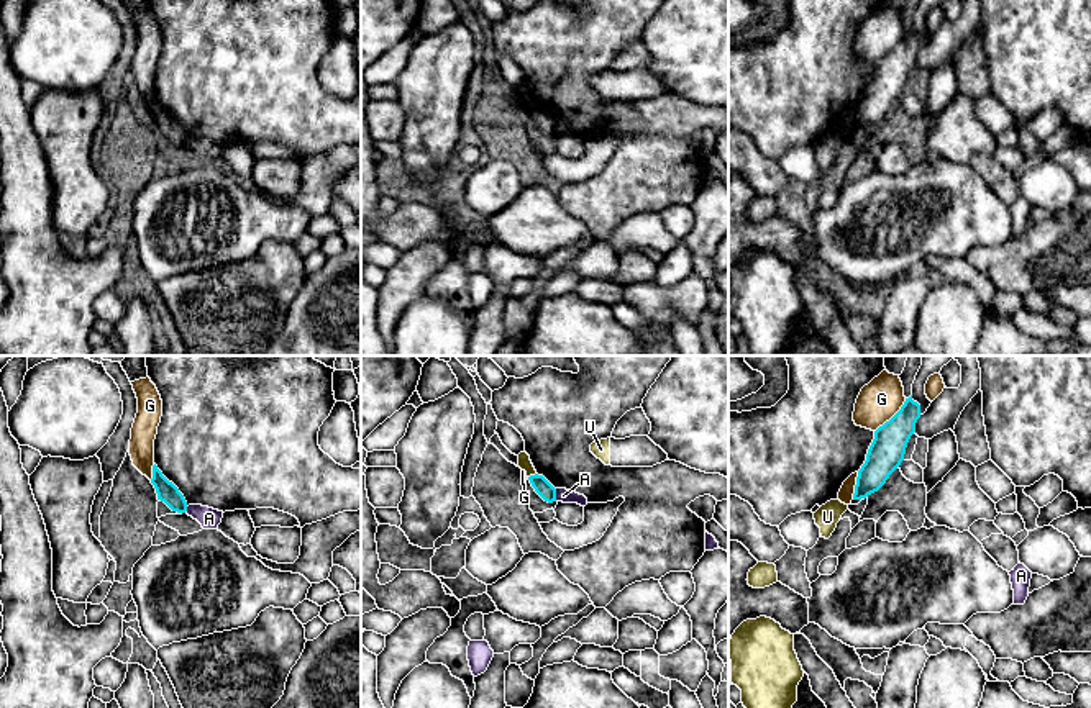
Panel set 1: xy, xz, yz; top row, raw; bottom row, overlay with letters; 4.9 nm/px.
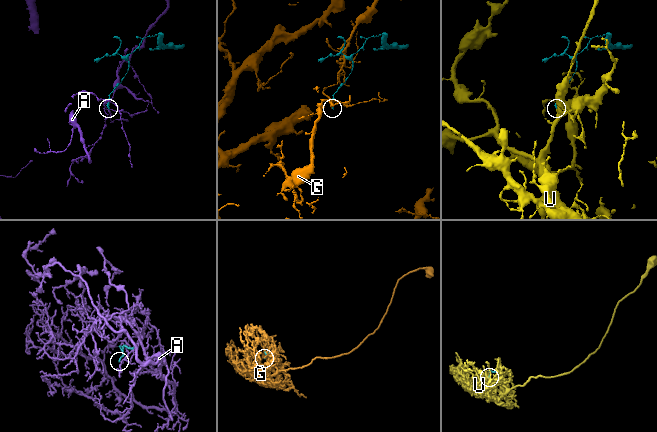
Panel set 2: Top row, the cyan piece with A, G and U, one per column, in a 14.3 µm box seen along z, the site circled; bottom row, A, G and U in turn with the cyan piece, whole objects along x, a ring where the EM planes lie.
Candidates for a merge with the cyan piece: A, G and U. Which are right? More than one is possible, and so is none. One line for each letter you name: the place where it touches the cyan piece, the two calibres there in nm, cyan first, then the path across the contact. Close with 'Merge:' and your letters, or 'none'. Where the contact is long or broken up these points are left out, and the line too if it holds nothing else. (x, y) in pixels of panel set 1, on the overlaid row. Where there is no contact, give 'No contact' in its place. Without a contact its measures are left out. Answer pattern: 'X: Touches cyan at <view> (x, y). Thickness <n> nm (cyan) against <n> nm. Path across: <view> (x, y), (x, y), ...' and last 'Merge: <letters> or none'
Merge: none

